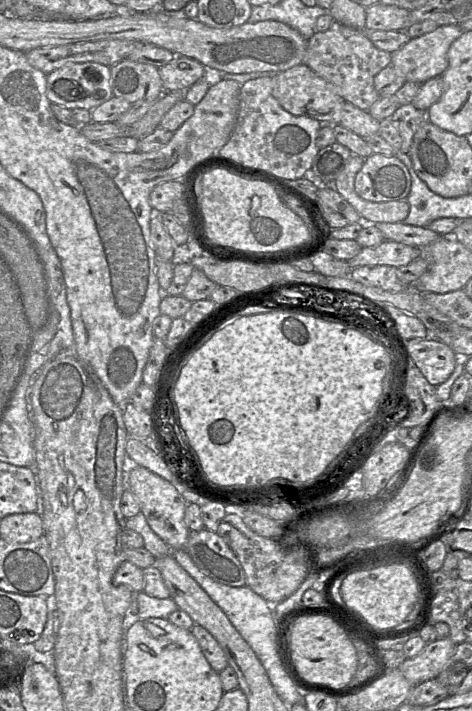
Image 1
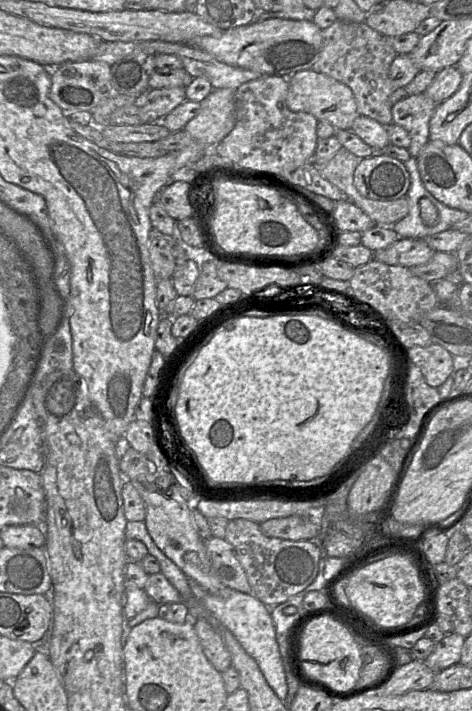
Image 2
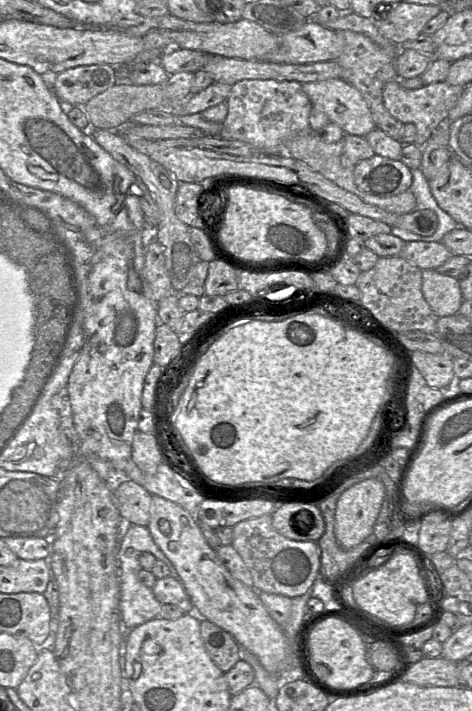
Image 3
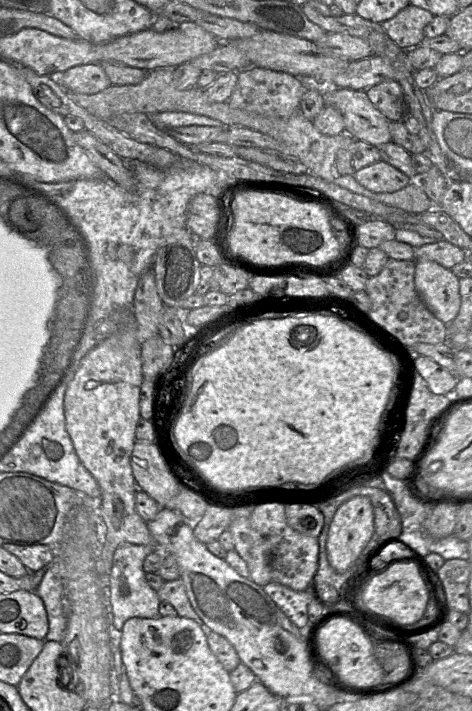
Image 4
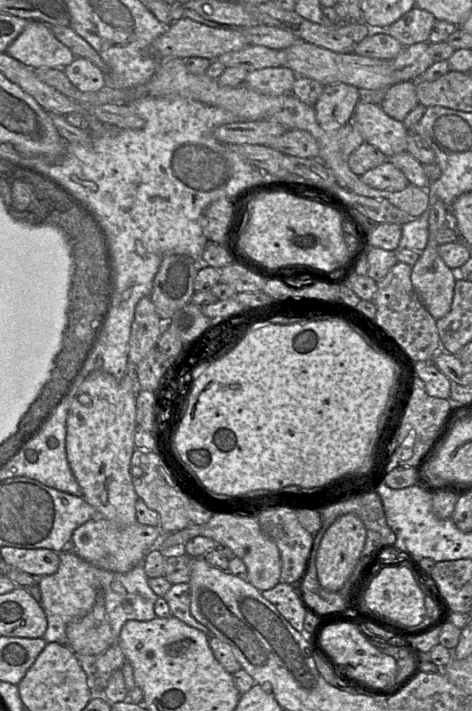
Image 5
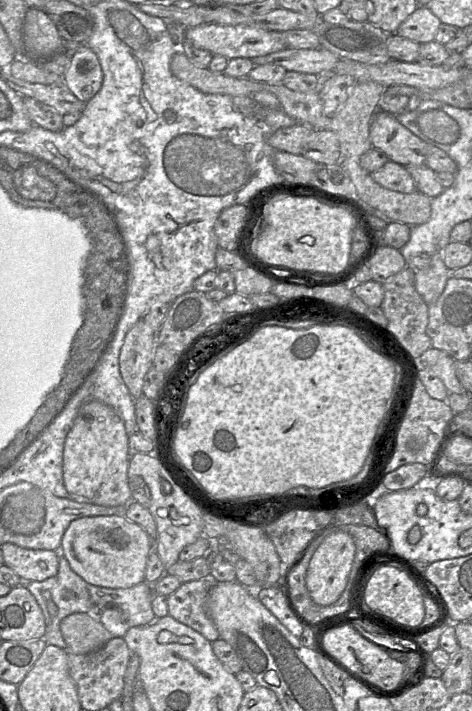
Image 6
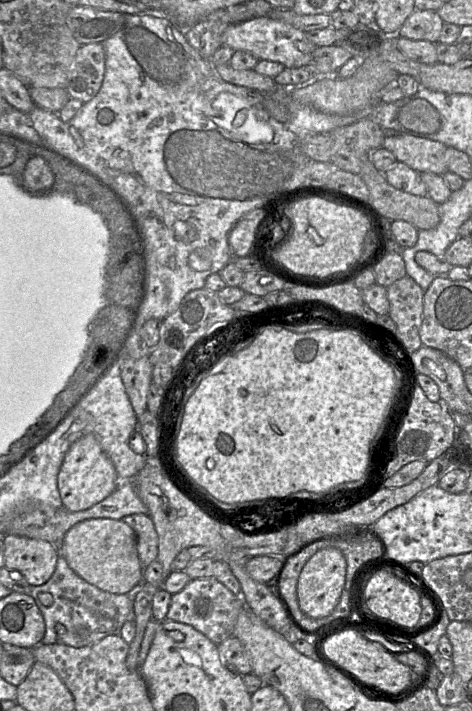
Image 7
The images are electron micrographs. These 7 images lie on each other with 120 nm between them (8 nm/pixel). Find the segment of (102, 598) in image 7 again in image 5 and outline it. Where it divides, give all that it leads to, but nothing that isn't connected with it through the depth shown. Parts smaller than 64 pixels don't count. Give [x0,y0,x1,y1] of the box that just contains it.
[17,543,159,645]

